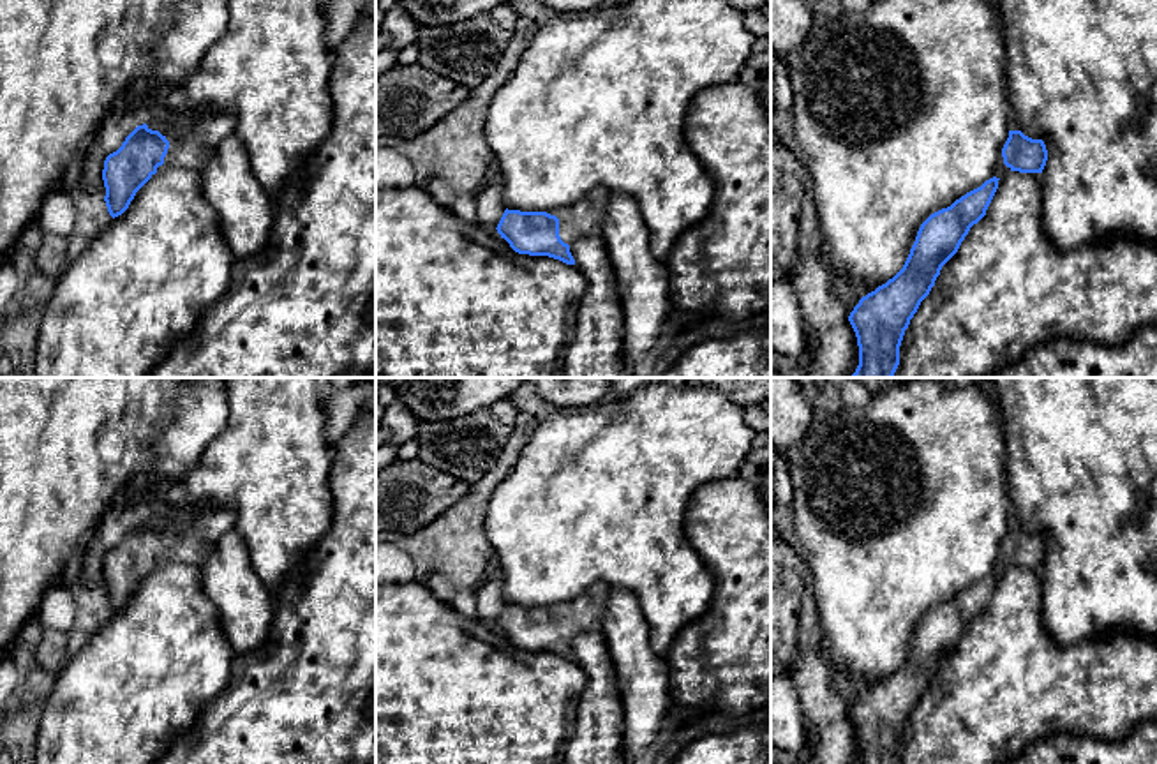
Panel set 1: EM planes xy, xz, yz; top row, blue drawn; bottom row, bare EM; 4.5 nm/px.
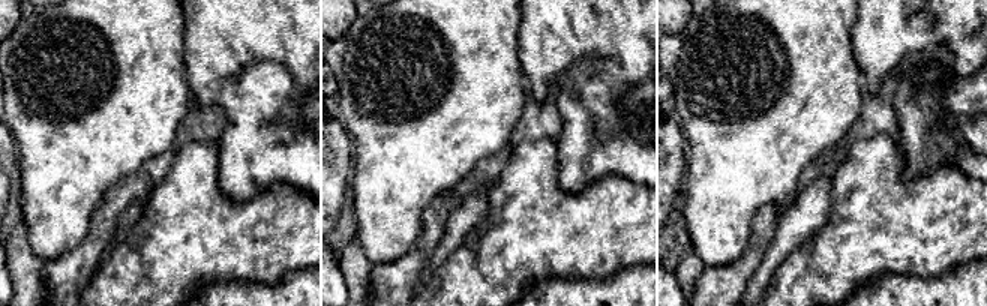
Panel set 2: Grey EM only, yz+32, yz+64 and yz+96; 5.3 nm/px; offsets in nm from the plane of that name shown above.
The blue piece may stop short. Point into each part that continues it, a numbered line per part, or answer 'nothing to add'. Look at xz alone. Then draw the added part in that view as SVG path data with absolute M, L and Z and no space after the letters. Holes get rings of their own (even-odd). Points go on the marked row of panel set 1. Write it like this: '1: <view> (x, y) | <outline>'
1: xz (584, 217) | M594 187L577 203L549 212L559 219L559 236L564 243L571 243L582 236L601 236L605 208L610 191Z

